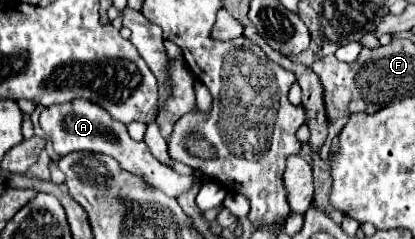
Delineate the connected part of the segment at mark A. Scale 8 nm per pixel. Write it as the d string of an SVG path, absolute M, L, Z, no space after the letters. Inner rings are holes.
M76 100L76 102L66 102L66 104L56 104L50 106L42 112L40 116L40 126L46 132L46 138L52 140L54 152L64 156L70 154L74 150L88 150L88 152L100 152L106 156L112 156L116 162L120 162L120 166L140 178L144 178L146 184L162 190L164 194L178 198L180 194L188 192L194 186L194 176L180 176L174 170L170 170L168 166L160 164L146 148L144 142L134 142L126 130L124 124L116 122L110 118L110 114L92 104L92 102L84 102L84 100Z

